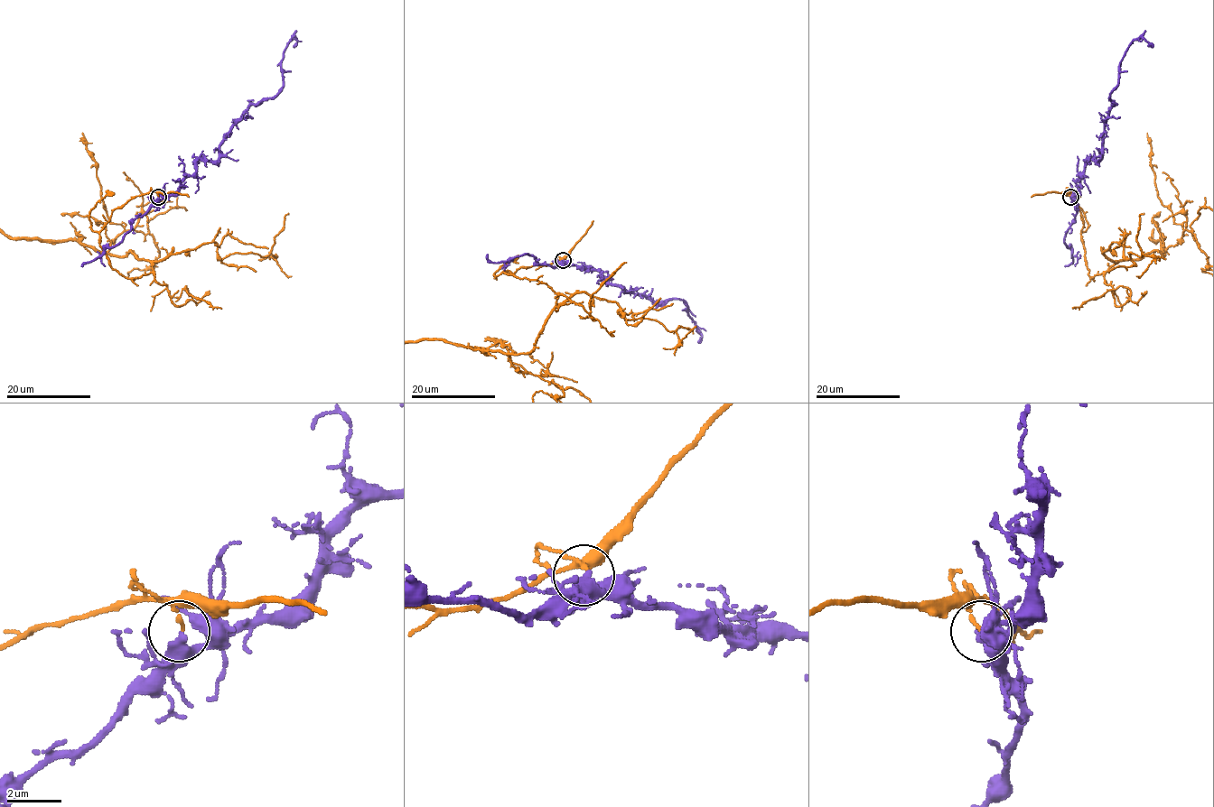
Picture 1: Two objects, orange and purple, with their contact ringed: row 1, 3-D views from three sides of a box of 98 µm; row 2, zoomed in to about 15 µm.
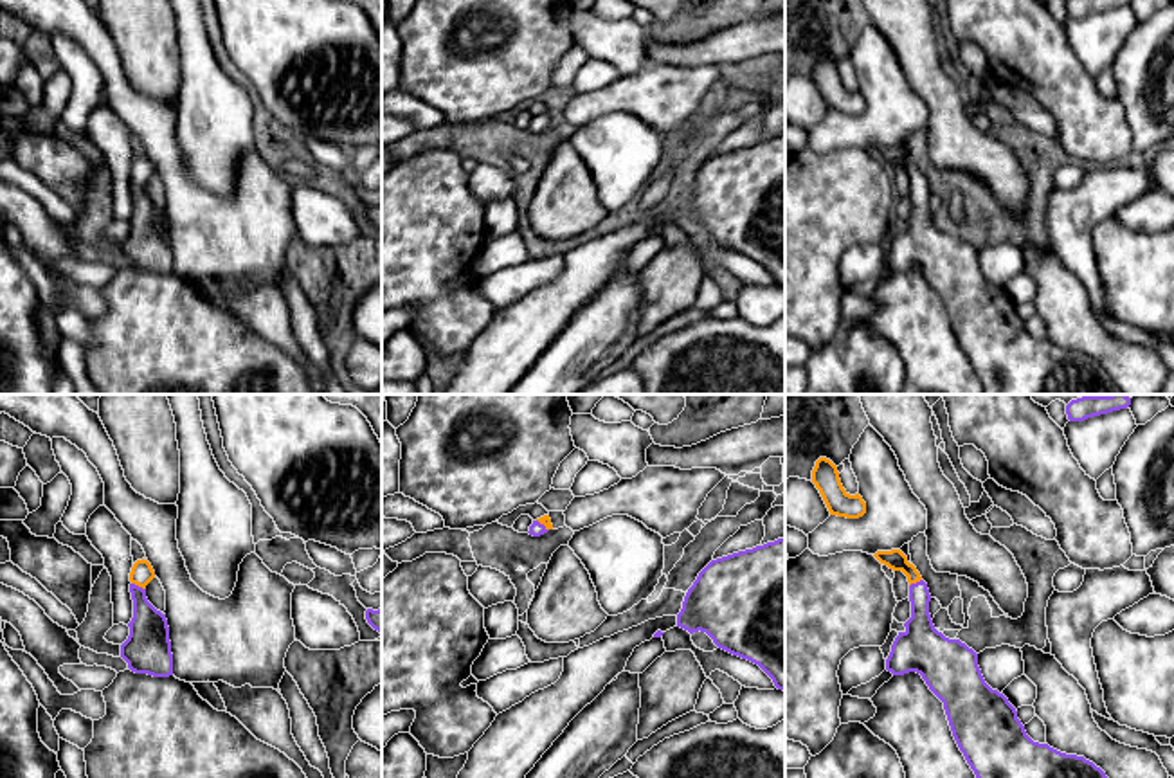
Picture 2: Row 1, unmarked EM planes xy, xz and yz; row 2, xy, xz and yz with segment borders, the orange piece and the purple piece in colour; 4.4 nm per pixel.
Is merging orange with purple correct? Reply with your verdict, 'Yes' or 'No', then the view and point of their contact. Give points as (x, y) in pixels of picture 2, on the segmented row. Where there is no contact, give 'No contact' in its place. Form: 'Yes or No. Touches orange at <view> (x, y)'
No. Touches orange at xy (139, 586)

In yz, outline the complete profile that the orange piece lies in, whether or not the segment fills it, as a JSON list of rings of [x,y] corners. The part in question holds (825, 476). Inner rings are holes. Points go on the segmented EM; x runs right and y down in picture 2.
[[[819,457],[816,461],[812,483],[819,490],[830,515],[859,519],[866,513],[866,502],[859,493],[850,495],[843,488],[837,466],[830,459]]]

